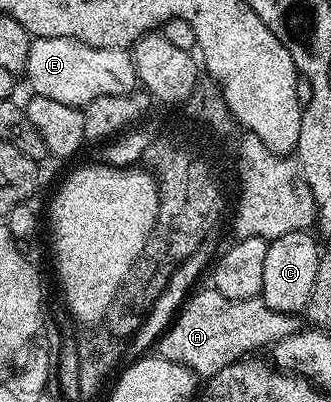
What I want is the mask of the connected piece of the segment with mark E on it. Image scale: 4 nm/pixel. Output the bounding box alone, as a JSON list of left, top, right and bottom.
[25,38,136,106]

